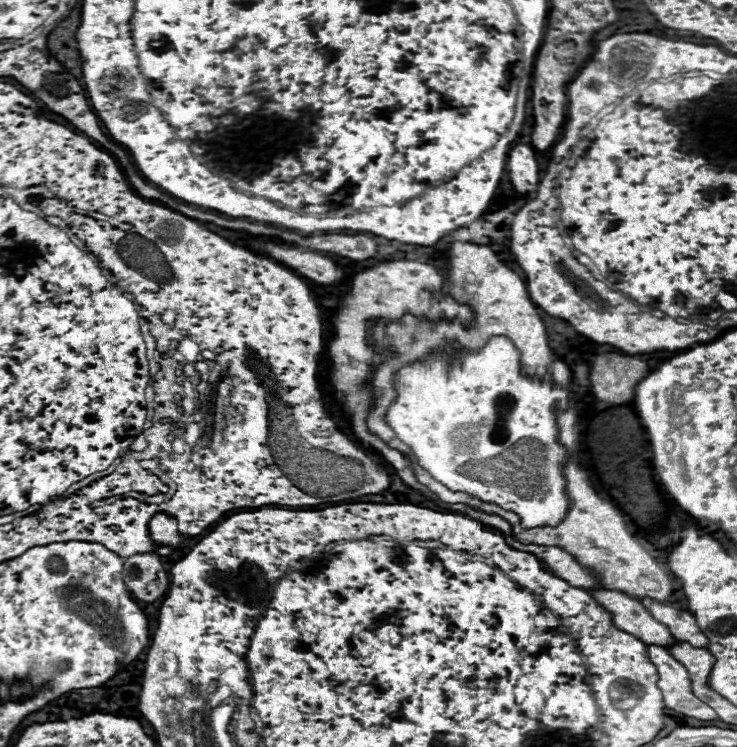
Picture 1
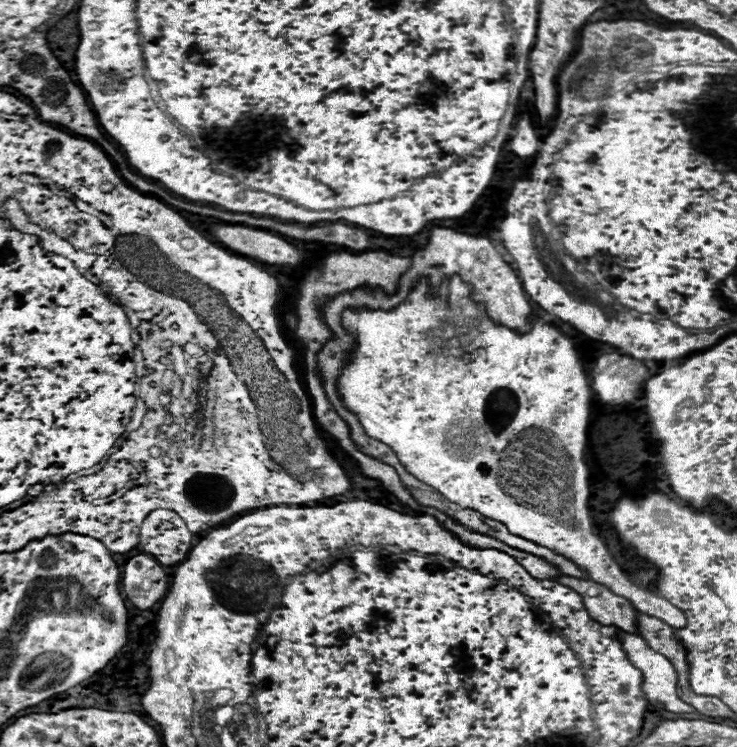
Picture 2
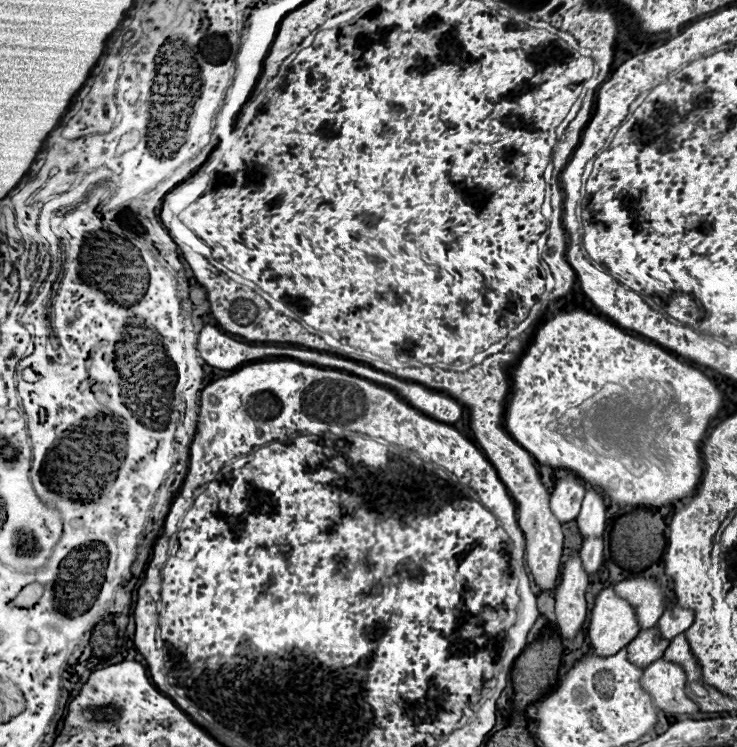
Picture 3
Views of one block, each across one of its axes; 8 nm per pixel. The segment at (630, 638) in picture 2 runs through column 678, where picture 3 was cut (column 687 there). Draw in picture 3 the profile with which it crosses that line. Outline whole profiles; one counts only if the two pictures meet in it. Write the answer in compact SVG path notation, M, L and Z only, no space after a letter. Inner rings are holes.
M664 658L646 666L640 678L640 686L650 694L656 708L668 714L698 712L698 706L684 694L684 682L686 674L682 666L666 662Z

